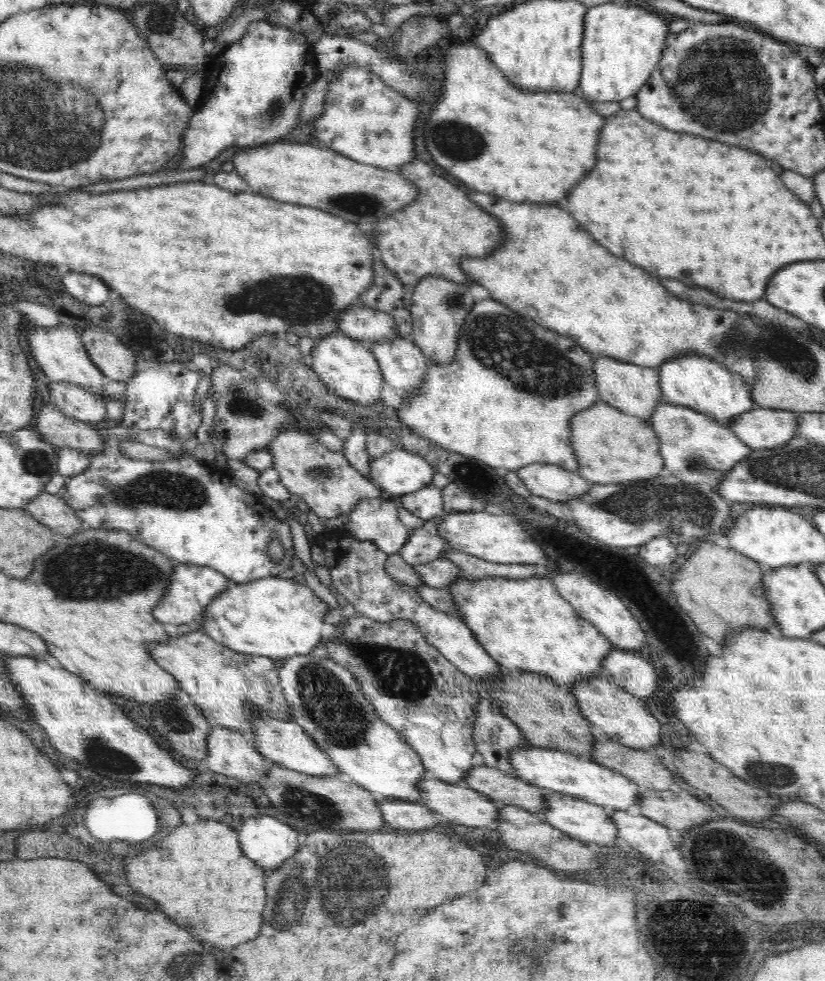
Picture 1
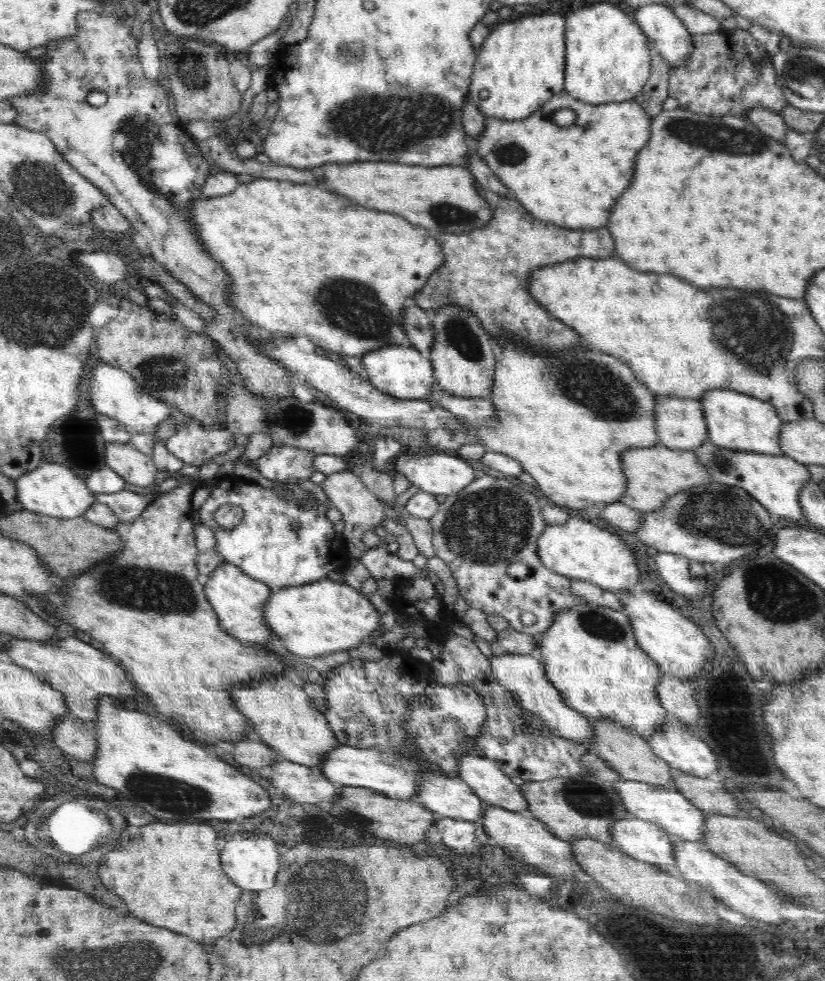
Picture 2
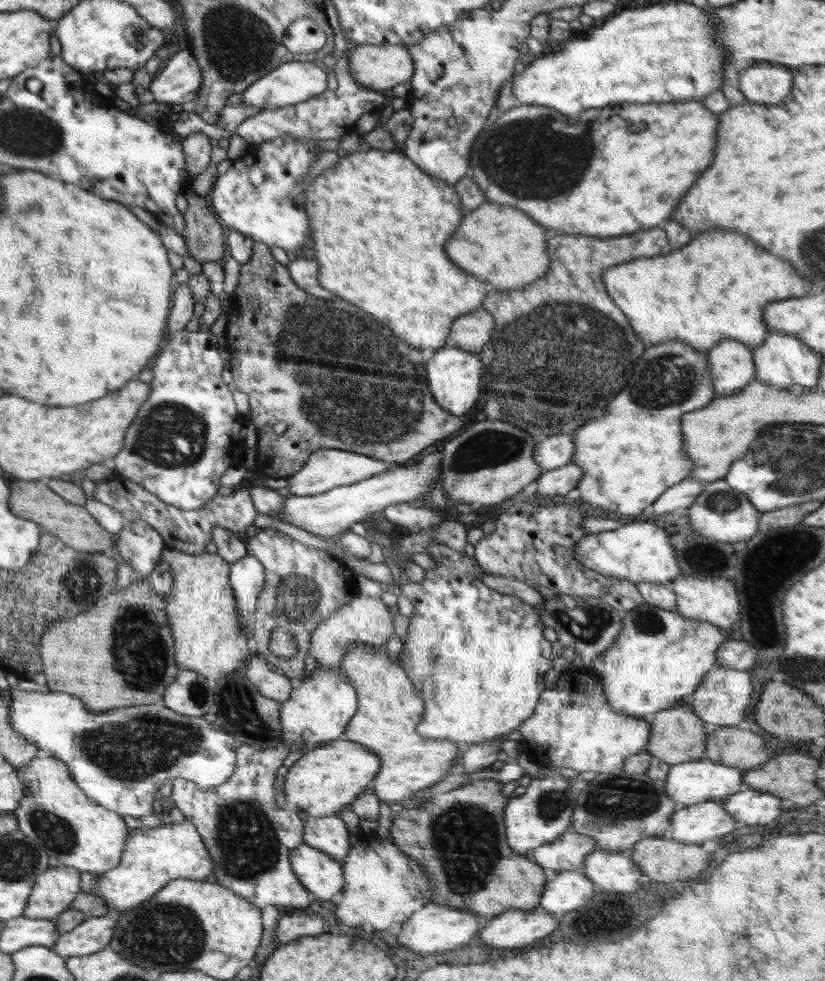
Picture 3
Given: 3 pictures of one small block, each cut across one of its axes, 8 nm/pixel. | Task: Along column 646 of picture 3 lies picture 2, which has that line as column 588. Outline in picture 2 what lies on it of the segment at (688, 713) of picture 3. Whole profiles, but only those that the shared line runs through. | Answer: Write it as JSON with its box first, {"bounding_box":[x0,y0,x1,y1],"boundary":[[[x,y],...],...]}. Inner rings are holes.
{"bounding_box":[586,719,675,786],"boundary":[[[596,719],[592,720],[592,723],[594,734],[593,739],[586,744],[588,751],[604,759],[607,766],[615,770],[622,779],[651,785],[671,786],[670,782],[674,778],[675,771],[664,759],[654,754],[650,743],[645,740],[644,736],[610,719]]]}

